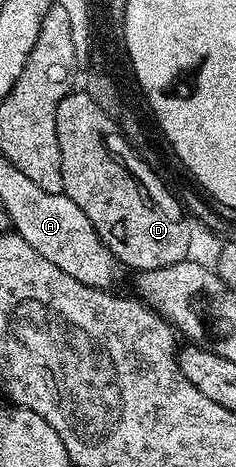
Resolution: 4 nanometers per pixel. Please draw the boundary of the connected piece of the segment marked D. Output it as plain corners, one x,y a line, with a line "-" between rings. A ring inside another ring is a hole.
71,90
60,101
56,109
56,137
60,145
60,173
64,177
64,194
76,201
80,209
84,209
84,217
92,221
96,233
123,268
130,267
134,271
160,269
164,265
176,265
176,261
184,261
191,254
190,227
186,224
188,215
183,204
174,200
173,193
145,163
147,160
135,151
118,125
112,123
112,117
104,113
84,90

